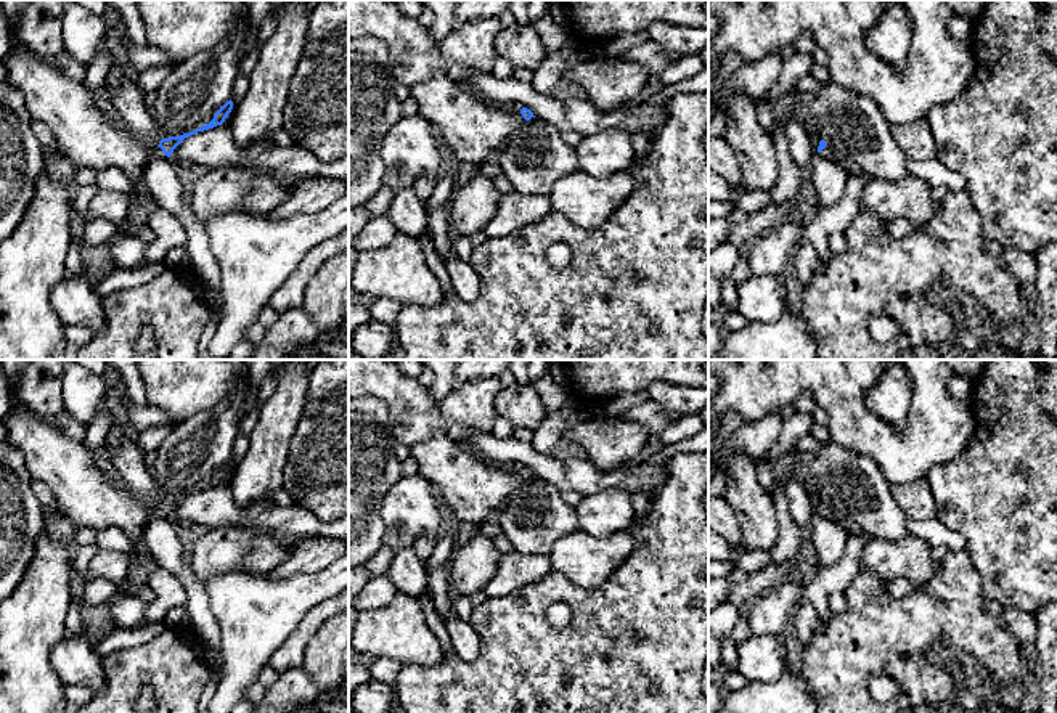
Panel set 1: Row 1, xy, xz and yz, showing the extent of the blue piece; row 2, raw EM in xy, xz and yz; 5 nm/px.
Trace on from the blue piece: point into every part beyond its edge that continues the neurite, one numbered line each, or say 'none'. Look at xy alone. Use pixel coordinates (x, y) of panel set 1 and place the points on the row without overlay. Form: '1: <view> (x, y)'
1: xy (89, 498)

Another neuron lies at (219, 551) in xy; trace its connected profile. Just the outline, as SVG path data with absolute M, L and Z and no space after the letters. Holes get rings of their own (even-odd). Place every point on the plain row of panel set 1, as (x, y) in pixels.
M252 528L207 530L188 552L188 565L206 585L210 578L241 570L267 575L291 556L291 541Z

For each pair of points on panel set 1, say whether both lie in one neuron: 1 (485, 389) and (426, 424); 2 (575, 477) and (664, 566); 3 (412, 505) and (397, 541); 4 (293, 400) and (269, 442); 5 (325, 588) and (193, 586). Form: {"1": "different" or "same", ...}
{"1": "different", "2": "different", "3": "same", "4": "same", "5": "different"}

